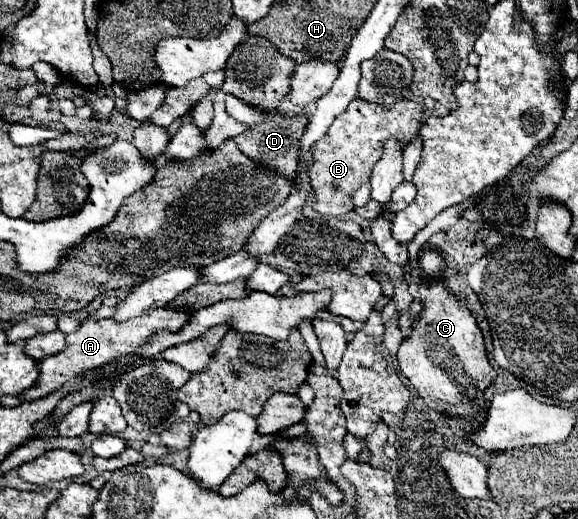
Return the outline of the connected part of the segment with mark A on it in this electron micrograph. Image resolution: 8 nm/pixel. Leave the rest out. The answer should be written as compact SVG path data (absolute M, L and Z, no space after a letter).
M162 307L158 311L152 311L152 313L146 313L146 315L140 315L140 317L134 317L134 319L128 319L124 323L116 323L112 319L86 319L84 325L80 325L74 333L66 335L66 349L60 351L58 355L52 355L52 357L44 357L38 361L38 371L40 371L40 377L36 379L36 385L32 385L32 389L24 391L20 397L24 401L32 401L32 399L40 399L40 397L46 397L48 393L60 389L66 381L70 381L72 377L80 375L82 371L92 371L96 367L102 367L104 363L112 361L114 357L120 357L120 355L128 355L128 353L134 353L134 349L138 345L142 345L148 337L152 337L156 331L160 329L168 329L168 331L176 331L176 329L182 329L182 325L188 321L190 313L184 313L184 309L170 309L170 307Z

